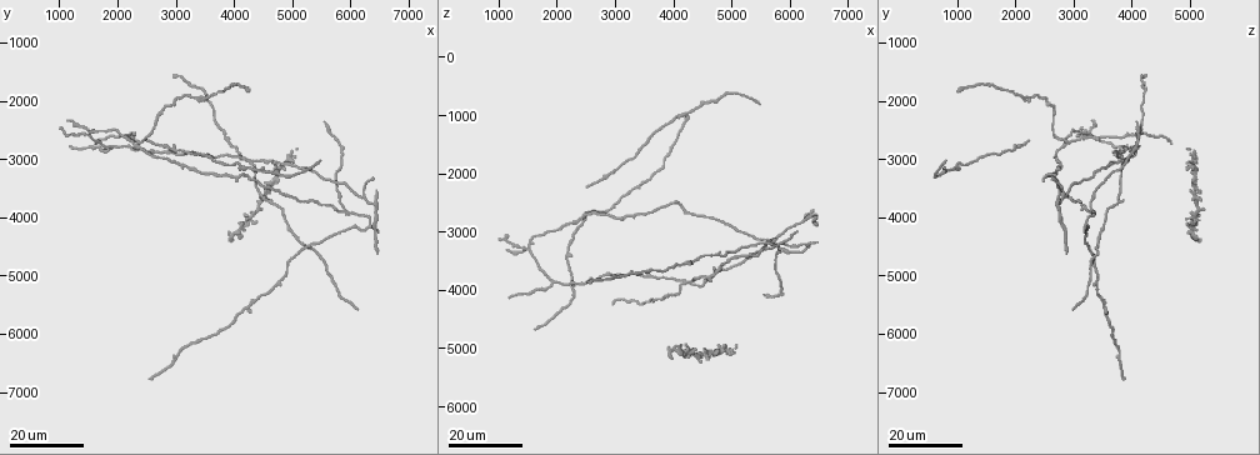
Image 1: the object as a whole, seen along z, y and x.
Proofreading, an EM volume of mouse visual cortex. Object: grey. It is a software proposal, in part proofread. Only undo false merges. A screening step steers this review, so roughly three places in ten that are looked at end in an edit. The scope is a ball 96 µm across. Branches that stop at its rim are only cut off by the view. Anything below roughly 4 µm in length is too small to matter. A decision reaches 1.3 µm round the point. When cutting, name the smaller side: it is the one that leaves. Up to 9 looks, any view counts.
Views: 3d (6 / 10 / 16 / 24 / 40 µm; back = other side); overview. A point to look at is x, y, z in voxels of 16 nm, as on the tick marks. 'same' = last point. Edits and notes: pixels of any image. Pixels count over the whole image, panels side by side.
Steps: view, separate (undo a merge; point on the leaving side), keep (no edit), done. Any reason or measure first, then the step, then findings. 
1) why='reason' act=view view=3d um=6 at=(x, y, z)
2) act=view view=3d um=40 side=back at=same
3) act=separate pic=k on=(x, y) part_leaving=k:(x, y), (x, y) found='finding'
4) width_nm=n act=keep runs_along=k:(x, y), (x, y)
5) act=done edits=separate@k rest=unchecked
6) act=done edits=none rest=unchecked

why='three arms meet' act=view view=3d um=16 at=(4200, 3050, 3900)

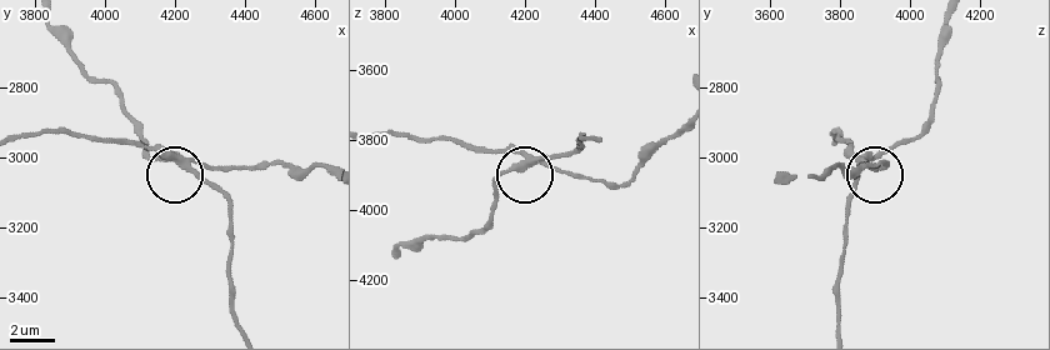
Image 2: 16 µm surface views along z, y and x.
act=view view=3d um=10 at=(4250, 3020, 3860)

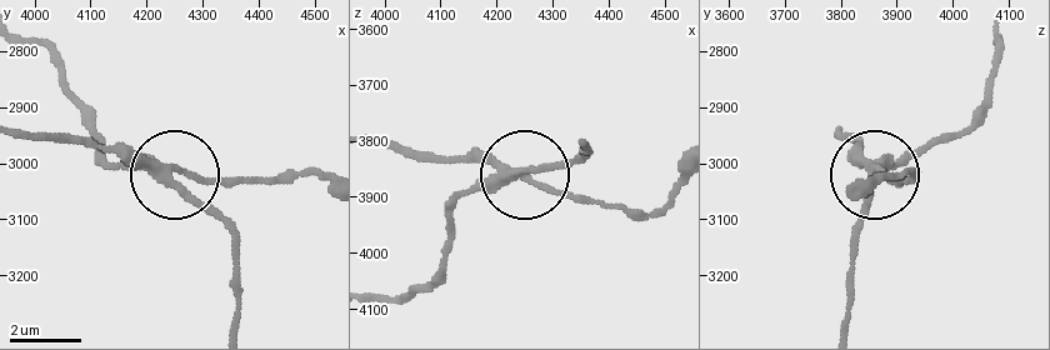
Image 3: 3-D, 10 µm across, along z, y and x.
side_arm_um=60 act=keep runs_along=3:(371, 141), (505, 168), (583, 159) found='continuous, no second neuron'

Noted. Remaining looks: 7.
why='three-way junction' act=view view=3d um=24 at=(5900, 3850, 3300)

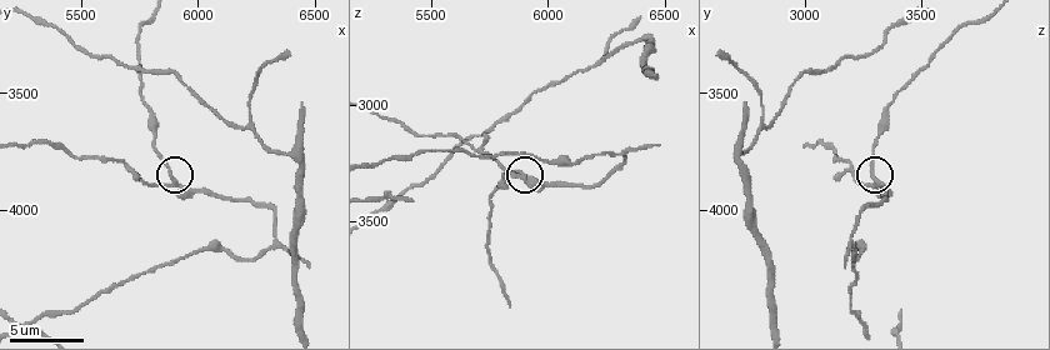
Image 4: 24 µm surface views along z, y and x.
act=view view=3d um=6 at=(5890, 3860, 3300)

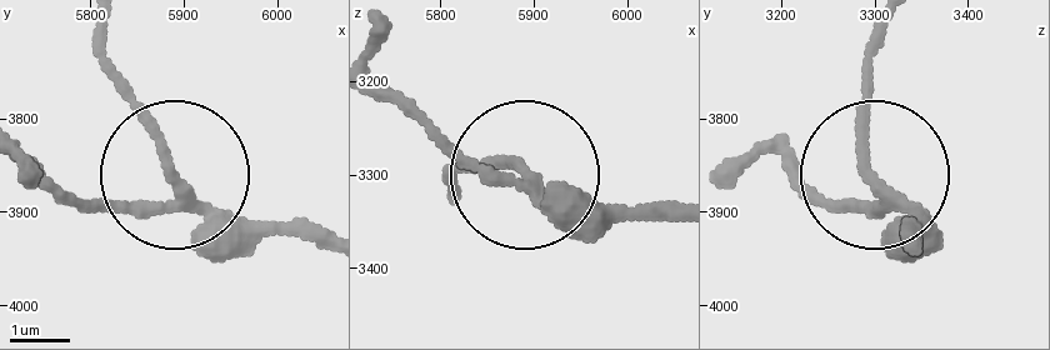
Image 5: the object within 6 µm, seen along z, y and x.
side_arm_um=48 act=keep runs_along=5:(381, 89), (485, 174), (525, 179), (510, 164), (445, 164) found='continuous, no second neuron'

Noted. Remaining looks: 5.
why='sudden change in width' act=view view=3d um=10 at=(5790, 3580, 3340)

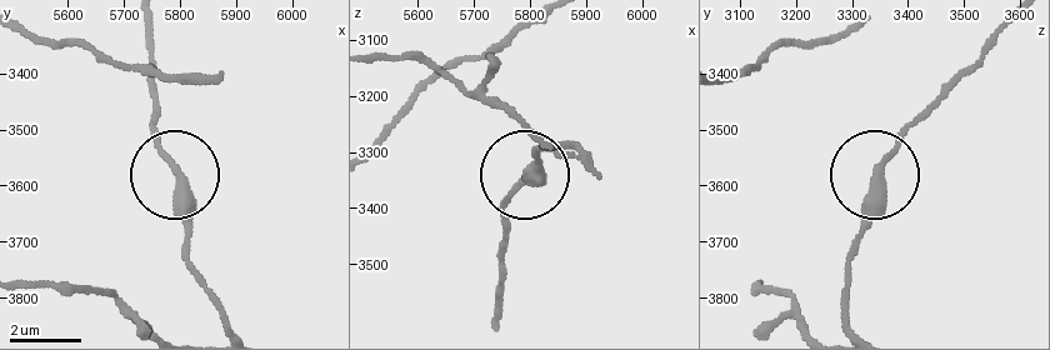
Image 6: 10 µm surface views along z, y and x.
width_nm=270 act=keep runs_along=6:(225, 328), (219, 301), (193, 265), (189, 203), (153, 116) found='all the same neuron'

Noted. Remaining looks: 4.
why='three arms meet' act=view view=3d um=24 at=(1950, 2800, 3800)

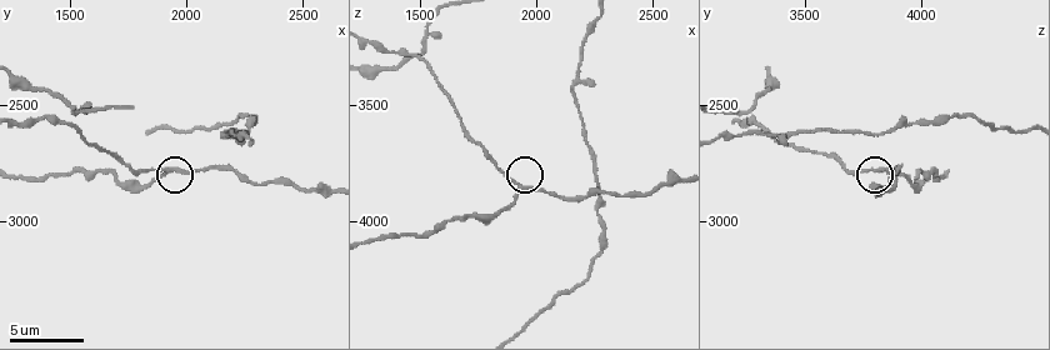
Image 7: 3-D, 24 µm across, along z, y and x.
why='zoom in' act=view view=3d um=6 at=(1950, 2770, 3850)

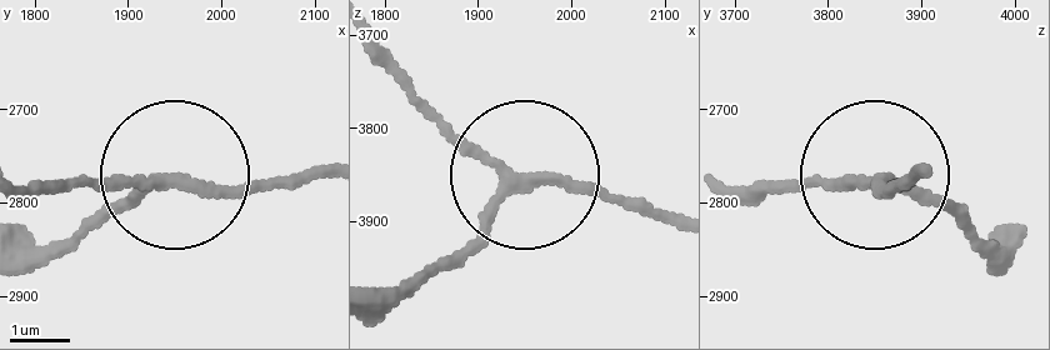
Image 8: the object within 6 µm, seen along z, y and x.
act=view view=3d um=6 side=back at=(1940, 2775, 3860)

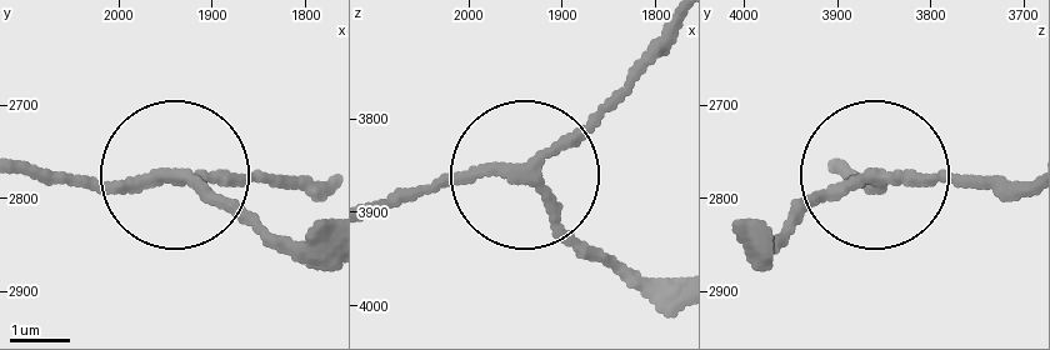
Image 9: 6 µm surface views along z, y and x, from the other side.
side_arm_um=15 act=keep runs_along=9:(675, 29), (530, 179), (620, 278) found='all the same neuron'

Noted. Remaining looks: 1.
act=done edits=none rest=unchecked

